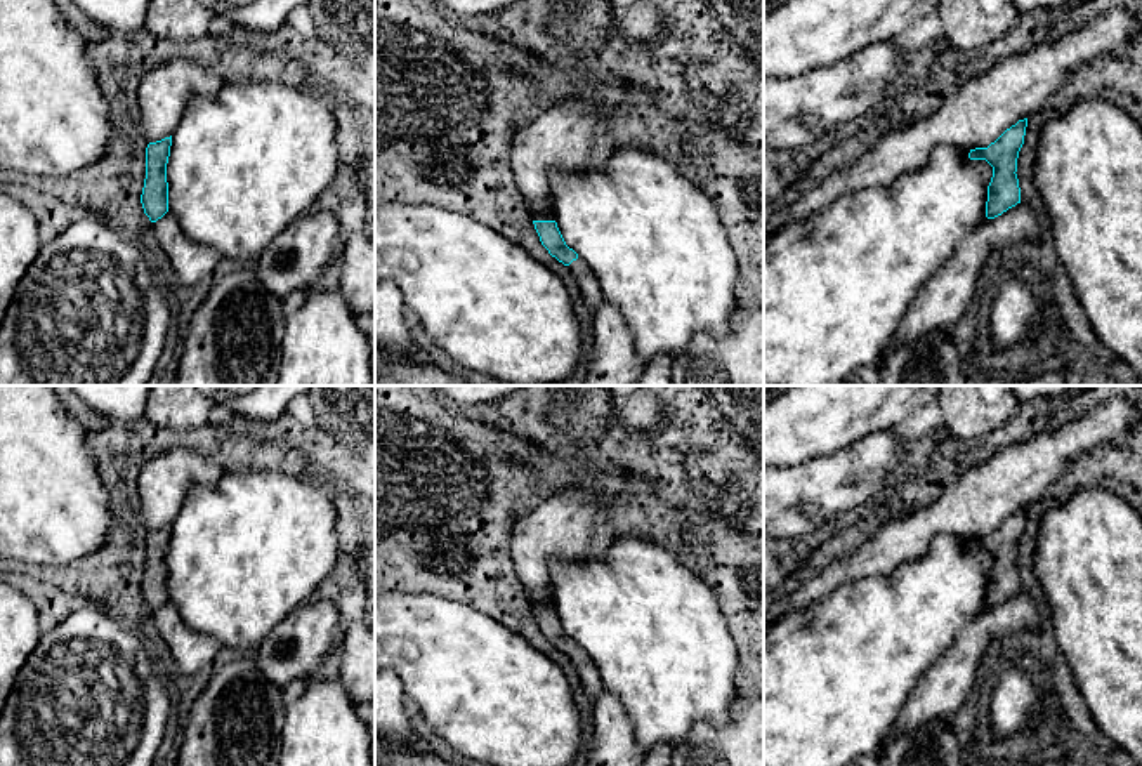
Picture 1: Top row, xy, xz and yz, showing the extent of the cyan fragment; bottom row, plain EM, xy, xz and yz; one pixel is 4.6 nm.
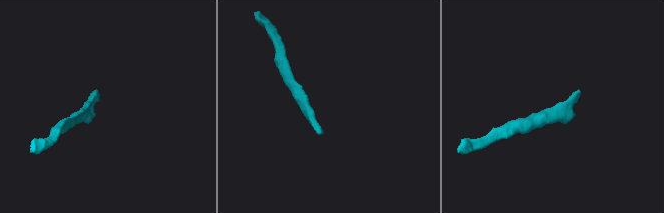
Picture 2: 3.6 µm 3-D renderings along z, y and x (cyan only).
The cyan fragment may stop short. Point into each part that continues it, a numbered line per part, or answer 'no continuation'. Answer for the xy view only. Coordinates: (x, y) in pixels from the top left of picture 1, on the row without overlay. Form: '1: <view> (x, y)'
no continuation

